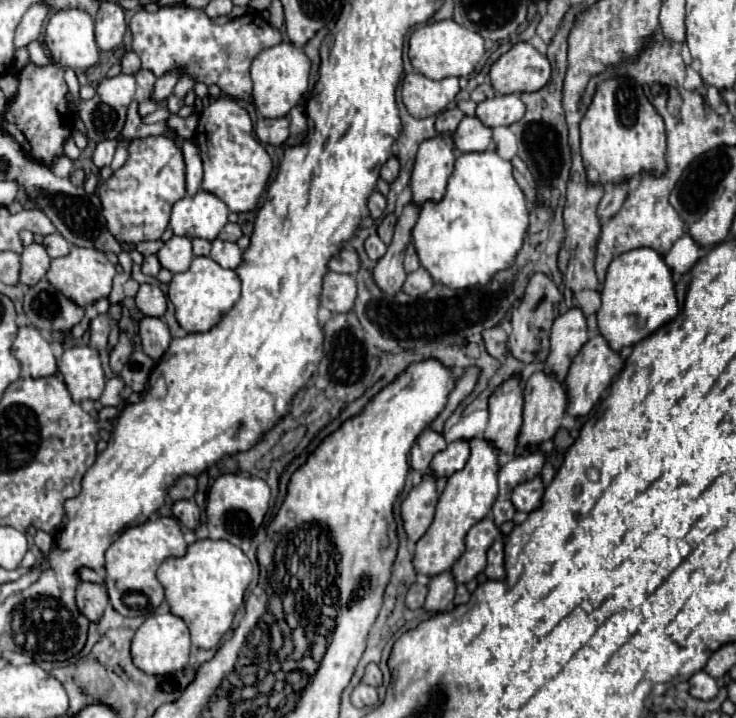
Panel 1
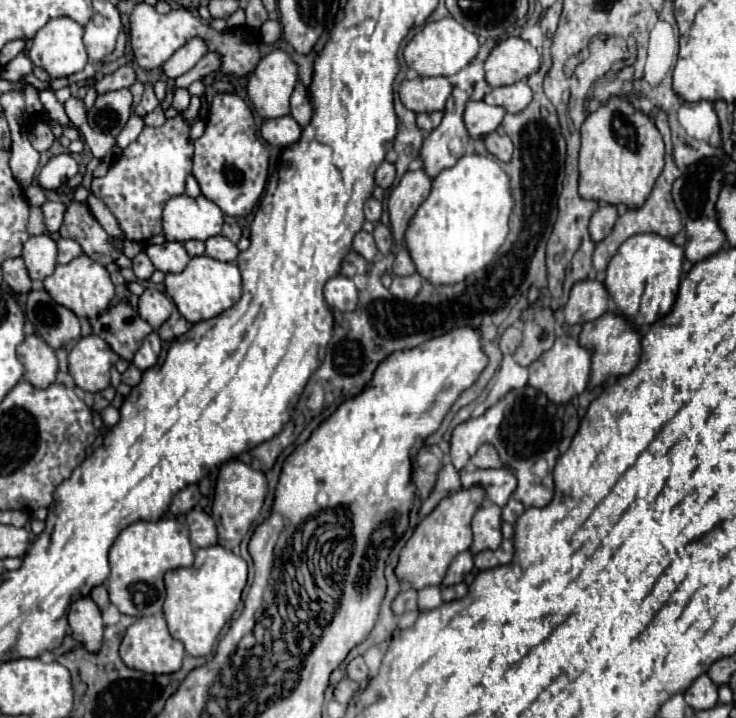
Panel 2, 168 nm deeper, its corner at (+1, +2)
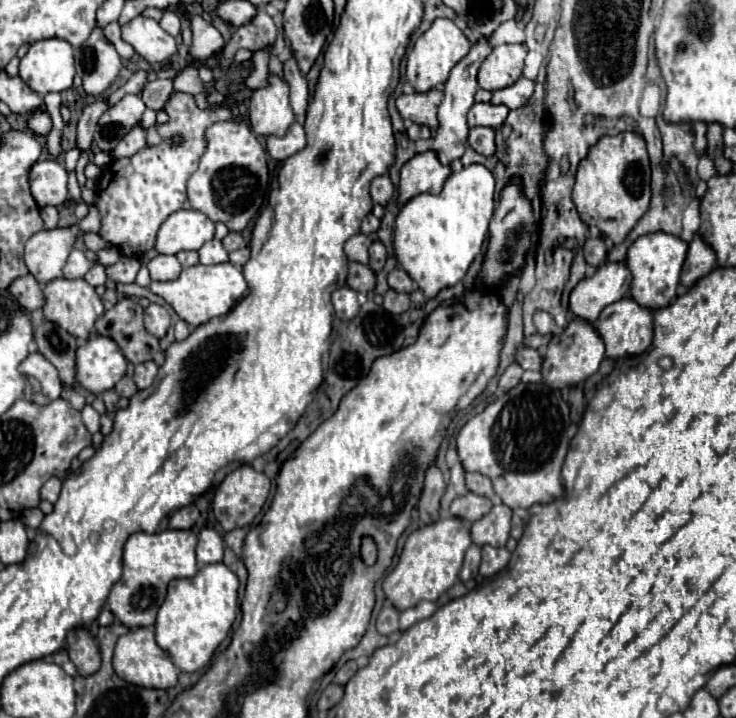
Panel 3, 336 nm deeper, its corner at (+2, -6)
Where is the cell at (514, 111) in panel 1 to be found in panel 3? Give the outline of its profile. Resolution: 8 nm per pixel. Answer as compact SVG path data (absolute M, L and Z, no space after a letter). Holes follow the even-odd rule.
M520 77L514 85L506 89L498 89L492 93L492 105L506 105L508 109L520 109L524 107L534 93L534 81Z

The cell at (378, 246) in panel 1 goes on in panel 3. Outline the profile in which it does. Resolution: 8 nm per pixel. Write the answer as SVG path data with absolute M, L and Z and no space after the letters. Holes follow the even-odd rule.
M362 233L354 235L352 239L346 241L346 247L344 247L344 253L348 257L348 261L358 261L358 263L364 263L368 265L368 247L370 247L370 239Z

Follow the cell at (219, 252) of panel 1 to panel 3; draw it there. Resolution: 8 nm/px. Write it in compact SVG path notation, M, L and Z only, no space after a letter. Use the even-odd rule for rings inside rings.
M212 239L212 241L204 243L204 247L200 247L198 255L200 255L202 265L218 265L218 263L228 261L228 253L218 239Z

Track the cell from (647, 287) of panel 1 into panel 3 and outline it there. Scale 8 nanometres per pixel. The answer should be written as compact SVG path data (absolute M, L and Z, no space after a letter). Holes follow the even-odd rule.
M648 233L638 237L626 253L626 265L632 273L632 285L630 285L630 297L646 307L646 309L660 309L666 307L676 297L676 287L680 281L682 263L686 259L688 243L684 243L680 237L664 235L664 233Z

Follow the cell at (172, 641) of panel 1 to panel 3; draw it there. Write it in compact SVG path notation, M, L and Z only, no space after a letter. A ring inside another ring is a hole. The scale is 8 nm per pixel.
M138 627L122 635L114 649L114 671L120 679L140 685L140 687L156 687L156 689L170 689L178 681L178 671L166 651L162 651L154 637L154 627Z

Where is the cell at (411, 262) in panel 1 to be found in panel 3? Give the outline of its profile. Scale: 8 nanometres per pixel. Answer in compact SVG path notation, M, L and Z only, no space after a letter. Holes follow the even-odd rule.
M398 265L394 267L390 273L388 273L388 285L394 289L394 291L404 291L404 293L410 293L412 291L412 279L410 275Z

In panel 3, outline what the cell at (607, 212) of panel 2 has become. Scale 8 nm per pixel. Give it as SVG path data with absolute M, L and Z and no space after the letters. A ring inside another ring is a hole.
M588 237L584 243L584 257L590 265L600 265L606 261L606 241L604 237Z

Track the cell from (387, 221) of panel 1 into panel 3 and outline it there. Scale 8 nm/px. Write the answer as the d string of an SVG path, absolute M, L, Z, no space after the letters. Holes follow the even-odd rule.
M378 239L378 241L374 241L372 247L370 247L370 269L372 269L372 271L382 271L384 263L386 263L386 247L384 247L384 243Z

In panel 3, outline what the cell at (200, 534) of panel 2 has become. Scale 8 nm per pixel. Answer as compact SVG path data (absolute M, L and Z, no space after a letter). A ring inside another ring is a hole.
M204 527L198 533L198 545L196 545L196 557L198 565L208 565L208 563L218 563L222 561L224 553L224 539L218 531Z

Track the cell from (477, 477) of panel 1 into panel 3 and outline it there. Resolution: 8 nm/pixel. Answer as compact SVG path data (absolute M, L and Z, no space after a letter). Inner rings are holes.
M460 517L438 519L426 527L410 533L404 543L404 549L400 553L398 565L382 583L386 597L394 603L394 607L398 611L414 607L416 603L420 603L424 599L436 601L458 579L458 571L462 567L464 553L470 545L472 545L470 527Z

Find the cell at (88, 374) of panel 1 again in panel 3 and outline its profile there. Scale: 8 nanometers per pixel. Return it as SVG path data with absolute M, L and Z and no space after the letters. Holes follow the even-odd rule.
M92 337L76 351L76 383L98 395L112 389L126 373L126 359L114 339Z

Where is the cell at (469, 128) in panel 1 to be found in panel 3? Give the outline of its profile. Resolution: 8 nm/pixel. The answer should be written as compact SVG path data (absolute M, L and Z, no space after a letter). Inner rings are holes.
M474 103L468 111L468 127L492 127L498 129L508 115L506 107L496 107L490 103Z

